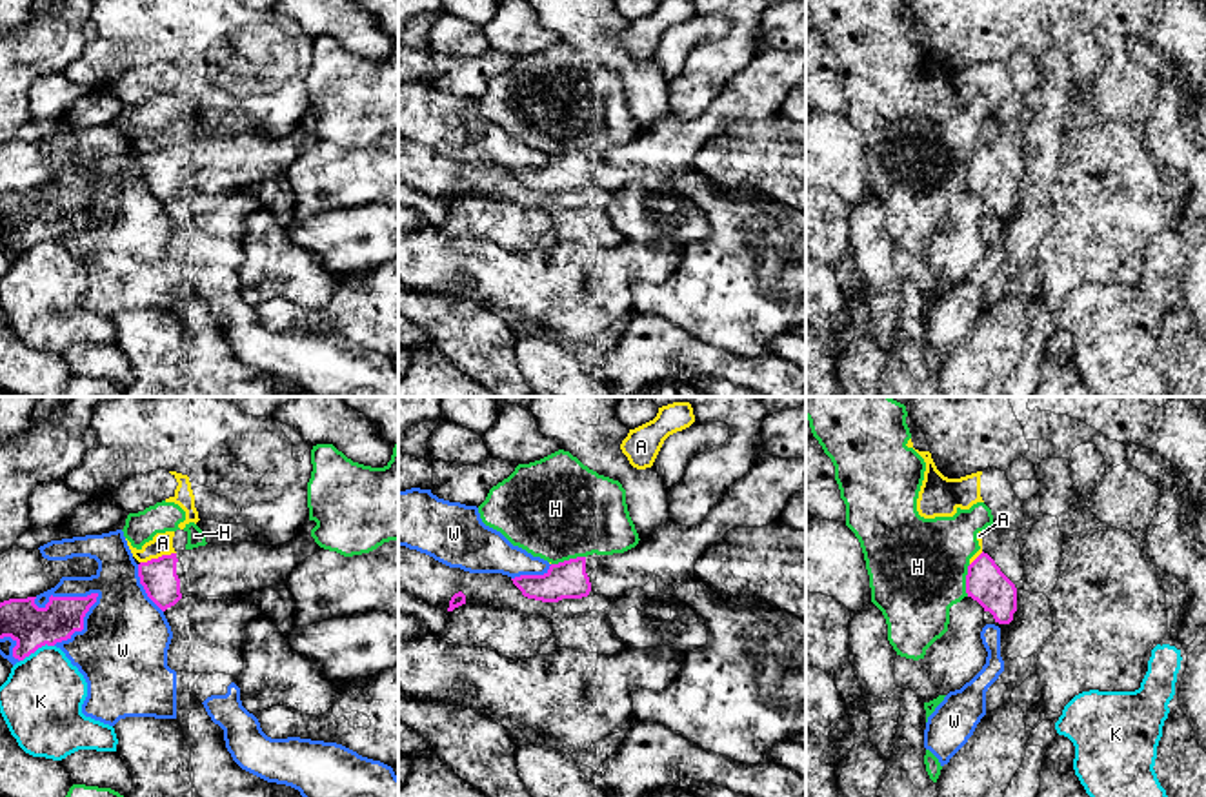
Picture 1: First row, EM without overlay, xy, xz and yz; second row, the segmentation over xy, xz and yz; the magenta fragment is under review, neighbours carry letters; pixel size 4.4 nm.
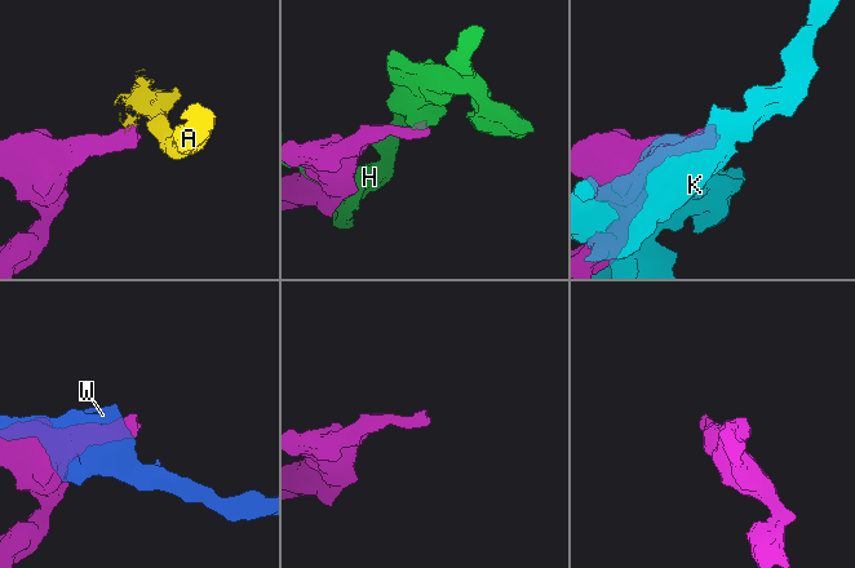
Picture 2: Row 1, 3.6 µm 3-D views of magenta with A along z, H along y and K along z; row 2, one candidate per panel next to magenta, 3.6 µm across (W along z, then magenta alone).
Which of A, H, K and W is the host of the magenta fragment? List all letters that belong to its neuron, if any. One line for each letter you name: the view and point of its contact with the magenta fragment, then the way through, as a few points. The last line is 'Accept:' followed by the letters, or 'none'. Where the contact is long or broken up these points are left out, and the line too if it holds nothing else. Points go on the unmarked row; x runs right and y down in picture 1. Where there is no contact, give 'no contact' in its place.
Accept: none

